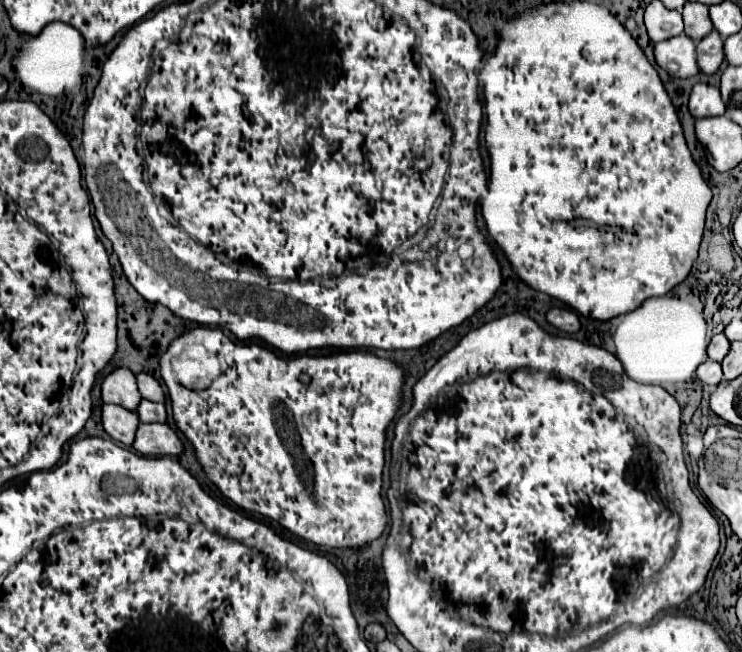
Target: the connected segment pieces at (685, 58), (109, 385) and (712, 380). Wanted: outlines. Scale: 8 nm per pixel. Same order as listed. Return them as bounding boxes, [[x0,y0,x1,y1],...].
[[655,34,699,78],[103,368,141,410],[697,360,723,386]]

